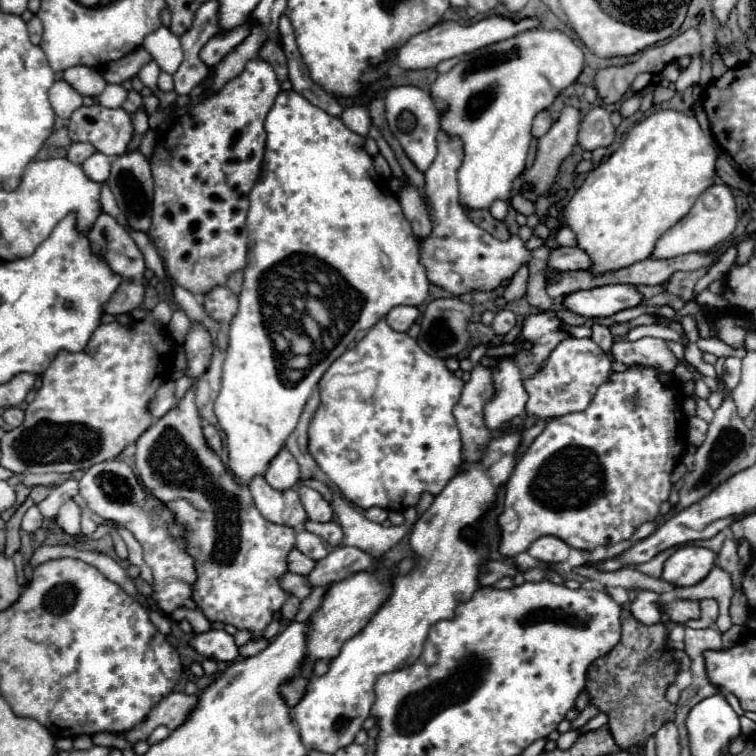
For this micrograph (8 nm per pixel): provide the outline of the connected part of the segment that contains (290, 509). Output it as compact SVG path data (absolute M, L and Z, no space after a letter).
M264 477L252 479L248 489L254 497L256 509L262 513L264 519L278 525L288 525L292 529L302 529L304 523L308 521L308 515L302 507L302 501L296 489L276 491L266 483Z

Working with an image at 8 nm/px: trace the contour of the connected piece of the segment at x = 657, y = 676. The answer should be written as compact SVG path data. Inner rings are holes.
M626 607L622 609L620 621L622 639L606 657L600 657L596 665L590 665L586 691L590 695L590 705L608 715L612 735L624 749L644 745L664 723L674 719L676 705L666 699L666 691L676 681L680 663L674 659L674 651L668 649L668 631L662 621L644 625L636 621Z

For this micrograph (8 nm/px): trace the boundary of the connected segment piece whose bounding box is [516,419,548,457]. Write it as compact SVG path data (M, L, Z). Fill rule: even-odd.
M538 419L532 427L528 427L526 431L524 431L524 439L522 439L522 445L520 445L520 449L518 449L518 453L516 453L516 457L520 457L522 453L524 453L524 449L542 433L542 429L546 427L546 423L548 423L548 419Z

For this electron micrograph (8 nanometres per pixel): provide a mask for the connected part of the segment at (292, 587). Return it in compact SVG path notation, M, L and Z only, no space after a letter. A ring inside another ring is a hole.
M290 571L280 577L280 587L282 587L284 591L296 595L298 599L304 599L304 597L312 591L312 587L308 587L304 575L296 575L296 573L290 573Z

